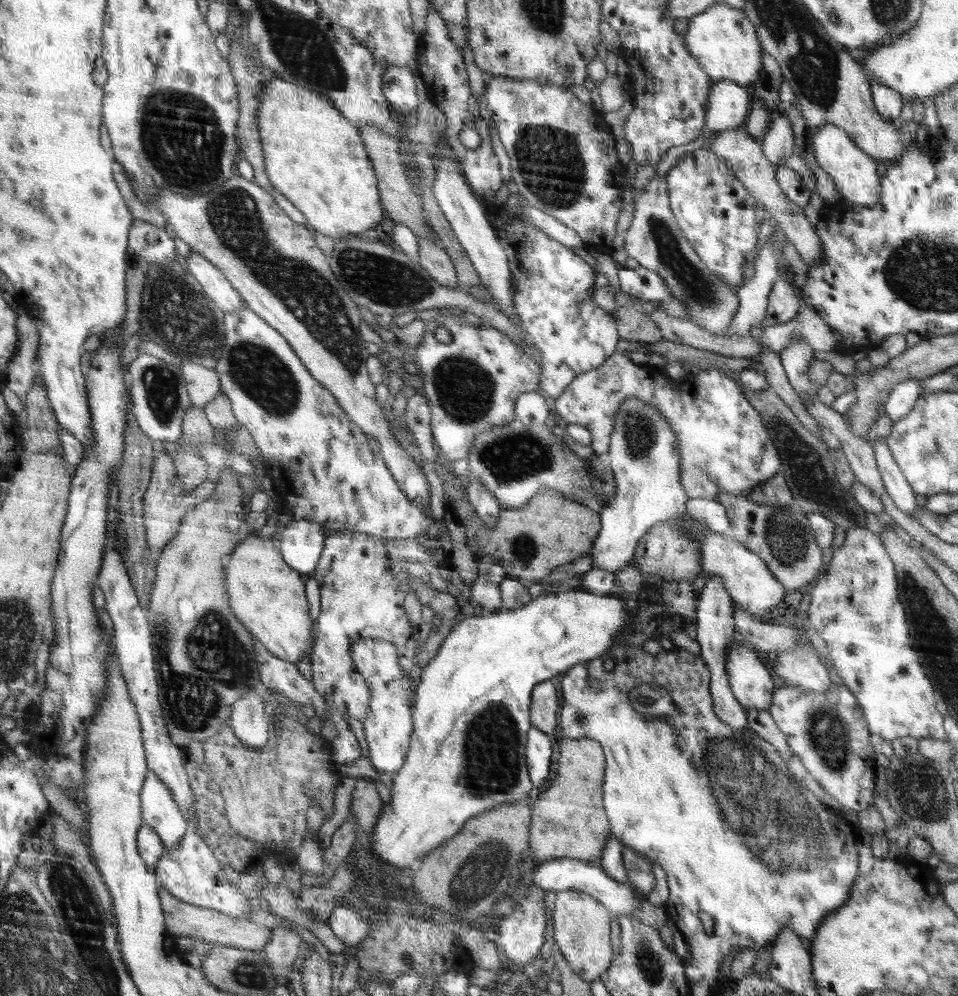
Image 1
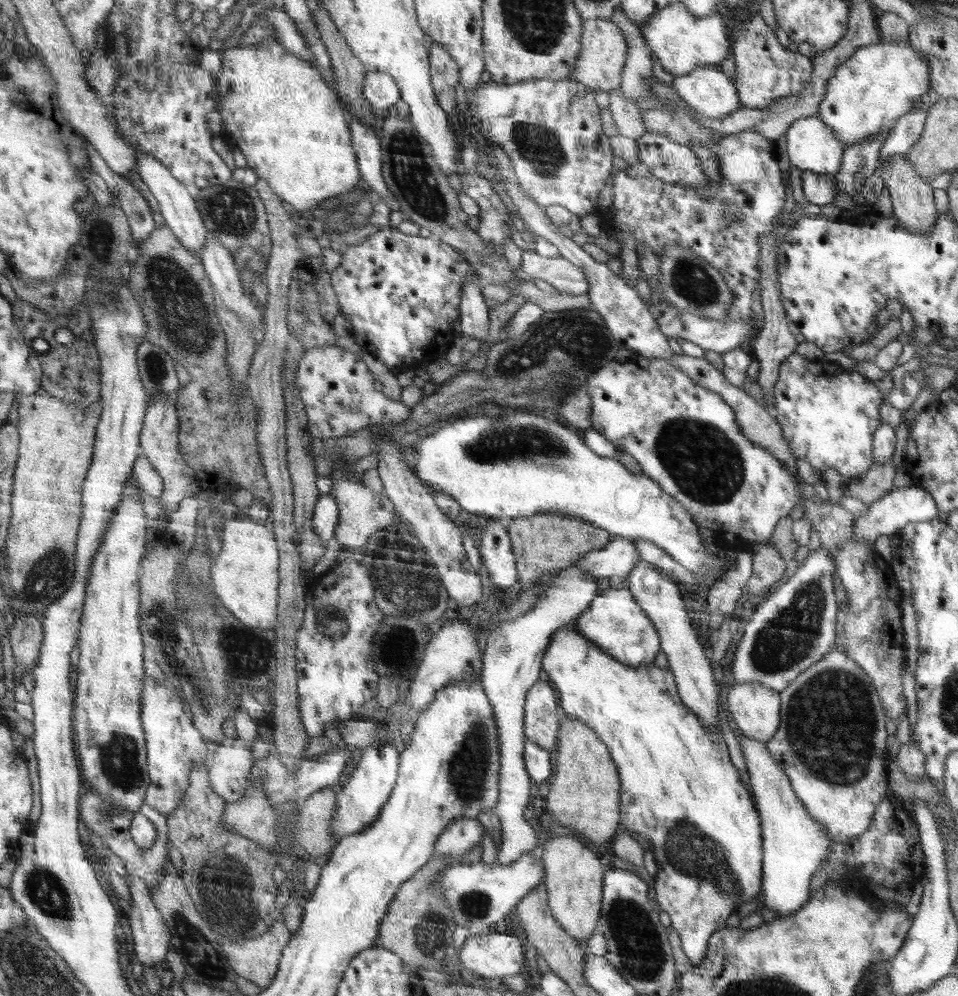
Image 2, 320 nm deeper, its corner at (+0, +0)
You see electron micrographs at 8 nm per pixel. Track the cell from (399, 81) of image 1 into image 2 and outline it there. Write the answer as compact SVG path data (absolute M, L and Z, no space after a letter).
M367 71L363 84L364 98L369 102L370 110L381 120L401 99L396 81L385 72Z

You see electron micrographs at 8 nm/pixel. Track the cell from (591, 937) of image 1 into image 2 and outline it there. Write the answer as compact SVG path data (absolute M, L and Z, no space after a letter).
M575 835L557 836L543 838L541 843L541 857L546 869L545 886L549 890L549 907L554 917L561 923L561 927L566 934L572 935L577 944L581 946L581 941L587 940L598 930L600 920L600 900L602 900L602 864L600 860L582 844L582 840Z

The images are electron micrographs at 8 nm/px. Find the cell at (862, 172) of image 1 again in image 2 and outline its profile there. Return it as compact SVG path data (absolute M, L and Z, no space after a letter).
M818 114L793 122L785 138L791 166L814 173L838 172L845 145Z

